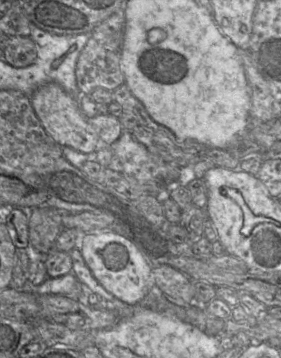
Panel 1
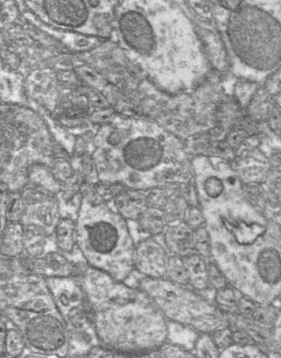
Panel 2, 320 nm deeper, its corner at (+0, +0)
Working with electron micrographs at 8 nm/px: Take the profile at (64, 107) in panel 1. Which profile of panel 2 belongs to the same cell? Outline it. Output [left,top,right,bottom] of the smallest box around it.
[75,154,135,281]

